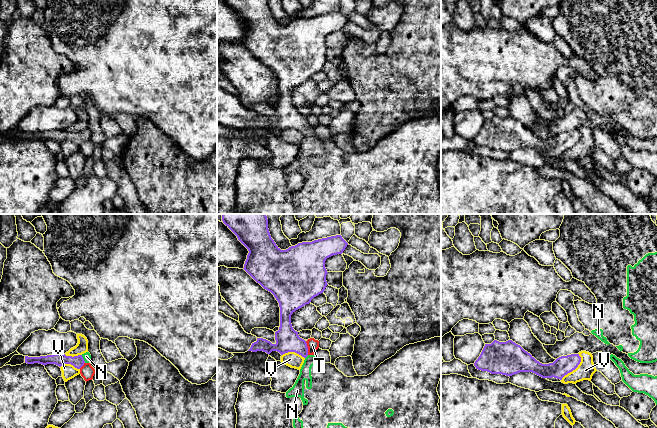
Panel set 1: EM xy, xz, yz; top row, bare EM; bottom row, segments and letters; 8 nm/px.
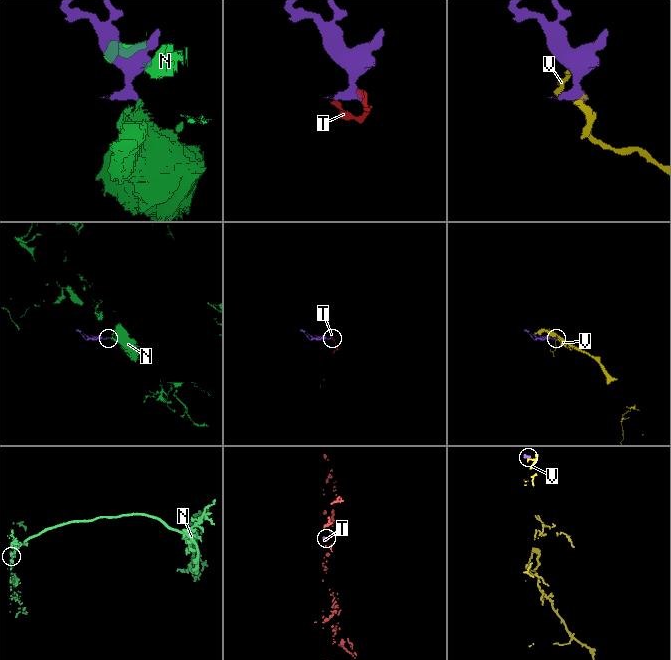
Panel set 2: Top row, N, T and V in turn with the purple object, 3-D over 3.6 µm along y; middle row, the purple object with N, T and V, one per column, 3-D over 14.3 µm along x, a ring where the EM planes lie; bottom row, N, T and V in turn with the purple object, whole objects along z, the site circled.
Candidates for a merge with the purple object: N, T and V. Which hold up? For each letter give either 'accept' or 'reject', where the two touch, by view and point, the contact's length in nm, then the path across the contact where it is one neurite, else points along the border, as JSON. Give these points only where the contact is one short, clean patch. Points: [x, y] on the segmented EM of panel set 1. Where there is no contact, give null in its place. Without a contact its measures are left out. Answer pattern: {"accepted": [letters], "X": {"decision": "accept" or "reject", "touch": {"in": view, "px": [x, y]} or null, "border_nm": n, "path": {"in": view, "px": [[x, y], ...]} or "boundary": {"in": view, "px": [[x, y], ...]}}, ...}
{"accepted": ["N"], "N": {"decision": "accept", "touch": {"in": "xy", "px": [83, 359]}, "border_nm": 70, "path": {"in": "xy", "px": [[58, 359], [83, 359], [86, 356]]}}, "T": {"decision": "reject", "touch": {"in": "xz", "px": [307, 348]}, "border_nm": 110, "boundary": {"in": "xz", "px": [[305, 341], [308, 347], [308, 354]]}}, "V": {"decision": "reject", "touch": {"in": "yz", "px": [575, 368]}, "border_nm": 260, "boundary": {"in": "yz", "px": [[578, 353], [580, 363], [561, 380]]}}}

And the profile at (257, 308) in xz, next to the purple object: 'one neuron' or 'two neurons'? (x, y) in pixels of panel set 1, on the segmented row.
two neurons

